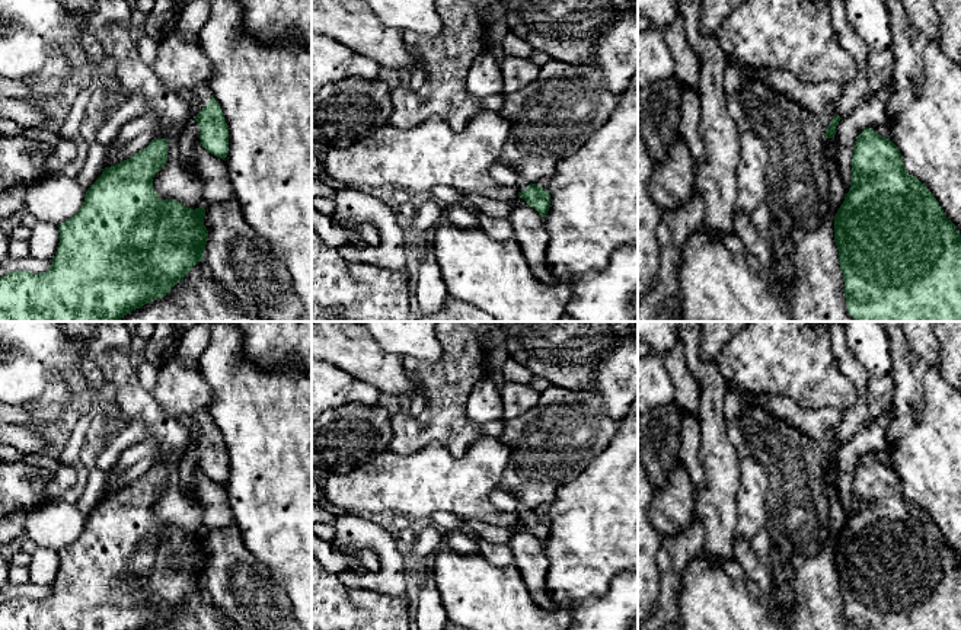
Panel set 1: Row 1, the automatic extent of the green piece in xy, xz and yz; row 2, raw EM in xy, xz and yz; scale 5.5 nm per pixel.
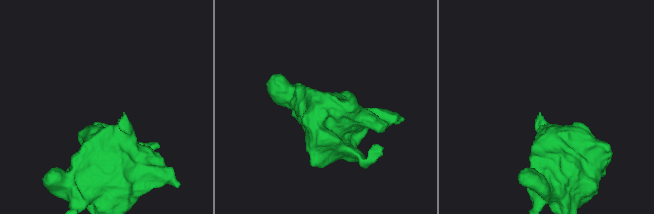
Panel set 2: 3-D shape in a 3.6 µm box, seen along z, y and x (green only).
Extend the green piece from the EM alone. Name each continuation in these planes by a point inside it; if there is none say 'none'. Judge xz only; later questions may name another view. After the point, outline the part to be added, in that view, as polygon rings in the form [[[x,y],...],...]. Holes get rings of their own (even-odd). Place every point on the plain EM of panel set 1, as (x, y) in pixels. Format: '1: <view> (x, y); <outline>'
1: xz (501, 498); [[[501,486],[494,489],[491,499],[497,508],[517,515],[518,518],[526,517],[530,511],[514,493]]]

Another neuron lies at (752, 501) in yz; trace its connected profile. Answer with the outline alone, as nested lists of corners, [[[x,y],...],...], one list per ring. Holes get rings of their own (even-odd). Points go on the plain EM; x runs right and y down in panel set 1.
[[[741,460],[740,468],[738,527],[735,535],[751,538],[764,530],[767,524],[769,474],[766,467],[756,460]]]

